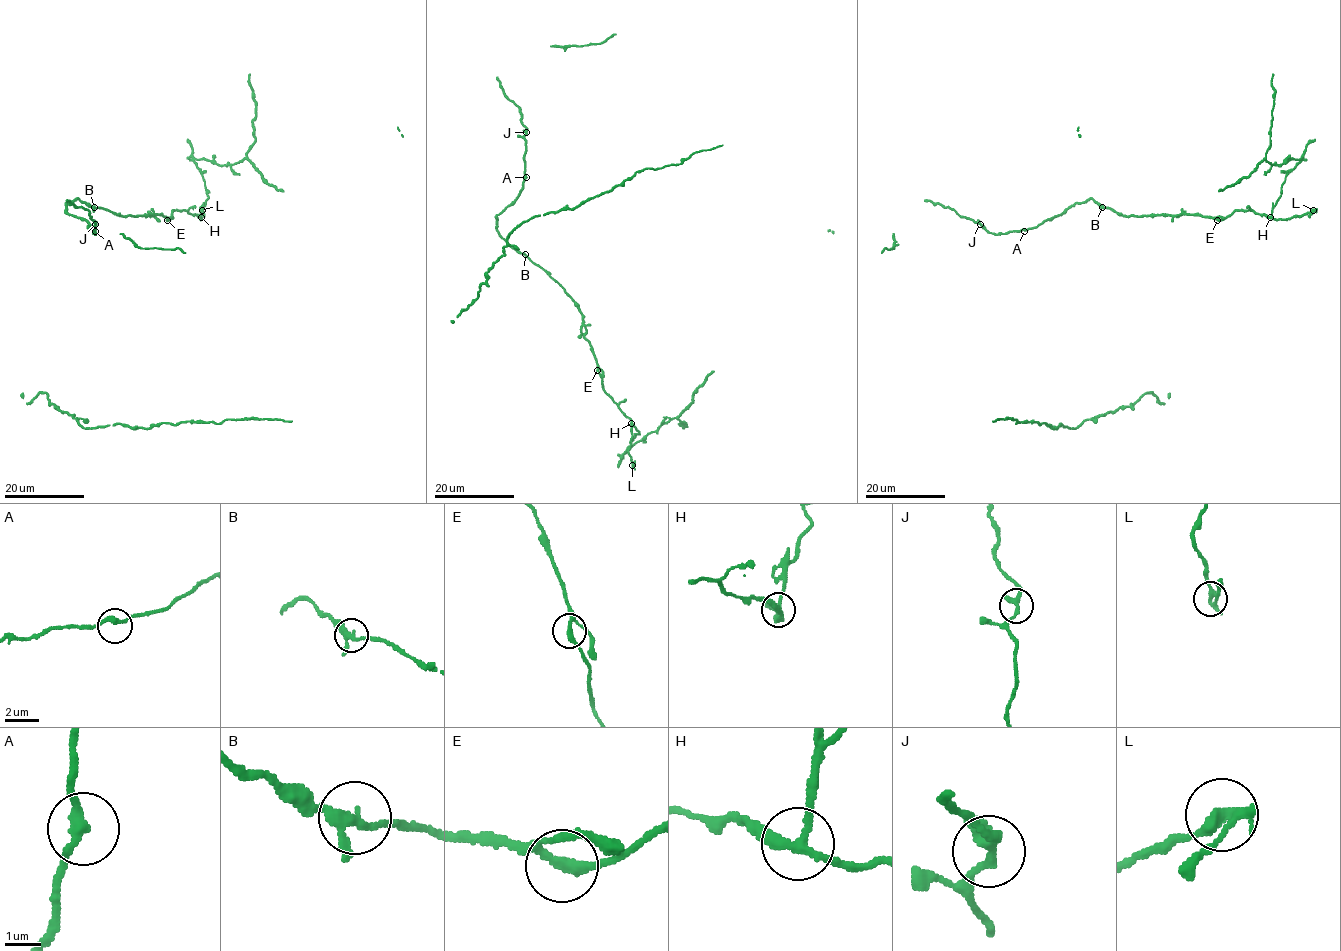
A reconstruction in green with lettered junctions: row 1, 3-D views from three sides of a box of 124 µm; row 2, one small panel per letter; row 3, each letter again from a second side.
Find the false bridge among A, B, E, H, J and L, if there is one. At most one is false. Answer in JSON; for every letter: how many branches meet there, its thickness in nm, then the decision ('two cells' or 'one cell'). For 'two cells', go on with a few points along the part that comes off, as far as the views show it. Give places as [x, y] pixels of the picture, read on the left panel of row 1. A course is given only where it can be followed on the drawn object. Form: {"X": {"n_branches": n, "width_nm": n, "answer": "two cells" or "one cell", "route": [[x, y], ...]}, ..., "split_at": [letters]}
{"A": {"n_branches": 2, "width_nm": 280, "answer": "one cell"}, "B": {"n_branches": 3, "width_nm": 220, "answer": "one cell"}, "E": {"n_branches": 3, "width_nm": 240, "answer": "one cell"}, "H": {"n_branches": 3, "width_nm": 240, "answer": "two cells", "route": [[201, 217], [209, 197], [194, 160], [230, 165], [245, 157], [255, 139], [255, 100], [249, 73]]}, "J": {"n_branches": 2, "width_nm": 280, "answer": "one cell"}, "L": {"n_branches": 3, "width_nm": 240, "answer": "one cell"}, "split_at": ["H"]}

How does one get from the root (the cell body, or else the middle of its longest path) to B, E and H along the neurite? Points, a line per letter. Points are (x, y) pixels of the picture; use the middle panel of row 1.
B: (565, 290), (525, 254)
E: (565, 290), (582, 315), (586, 331), (584, 337), (591, 347), (597, 370)
H: (565, 290), (582, 315), (586, 331), (584, 337), (602, 371), (603, 390), (631, 423)

